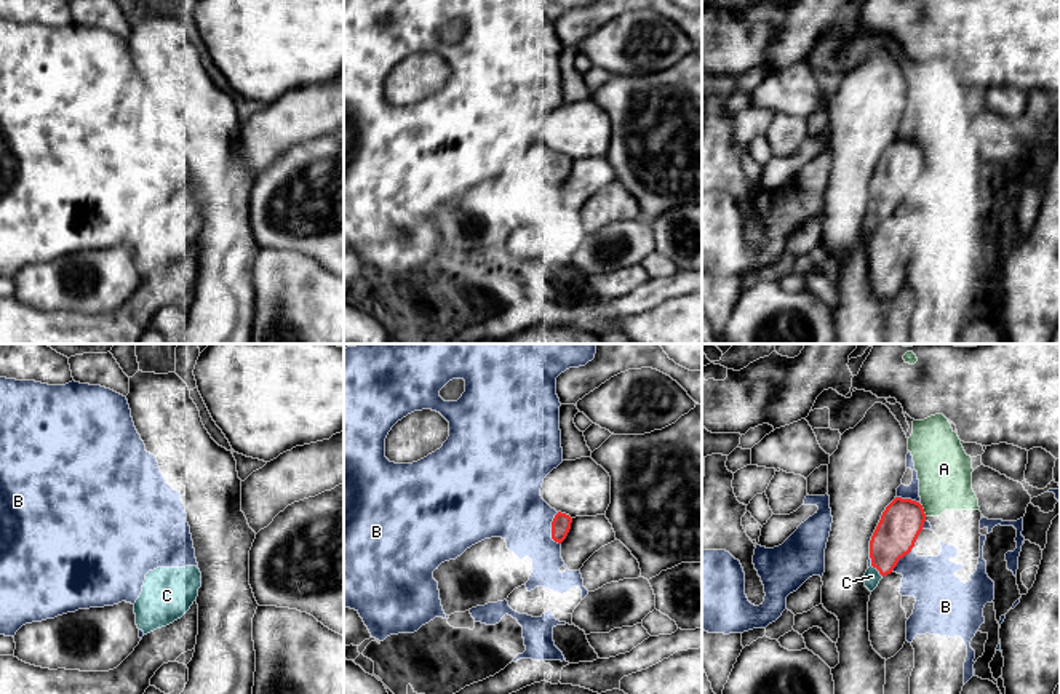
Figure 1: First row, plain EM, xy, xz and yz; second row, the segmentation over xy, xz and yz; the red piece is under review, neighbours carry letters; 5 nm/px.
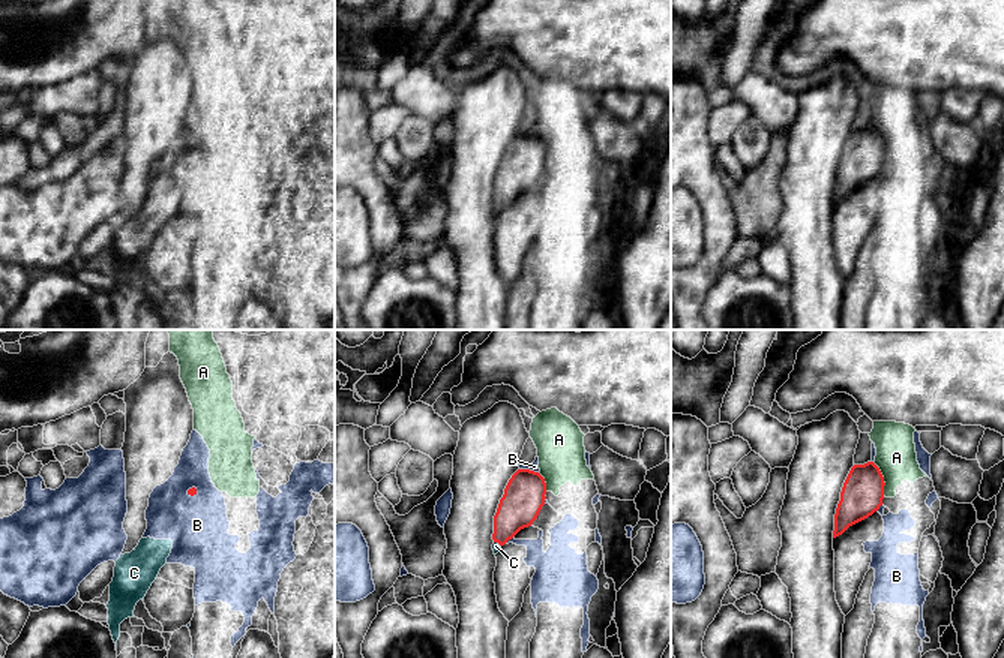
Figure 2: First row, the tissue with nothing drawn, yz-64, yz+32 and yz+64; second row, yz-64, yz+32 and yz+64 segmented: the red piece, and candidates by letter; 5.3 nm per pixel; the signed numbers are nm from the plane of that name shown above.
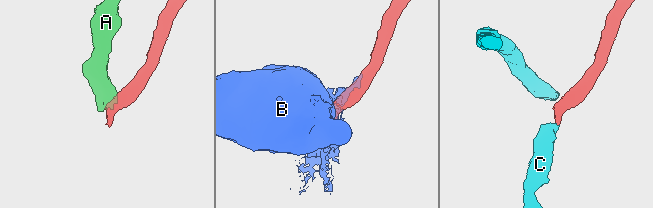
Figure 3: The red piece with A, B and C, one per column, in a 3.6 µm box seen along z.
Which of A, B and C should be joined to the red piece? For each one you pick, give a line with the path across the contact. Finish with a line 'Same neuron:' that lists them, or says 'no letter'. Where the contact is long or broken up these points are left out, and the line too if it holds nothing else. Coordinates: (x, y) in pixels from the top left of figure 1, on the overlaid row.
Same neuron: C

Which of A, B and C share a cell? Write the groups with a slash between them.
A B / C

